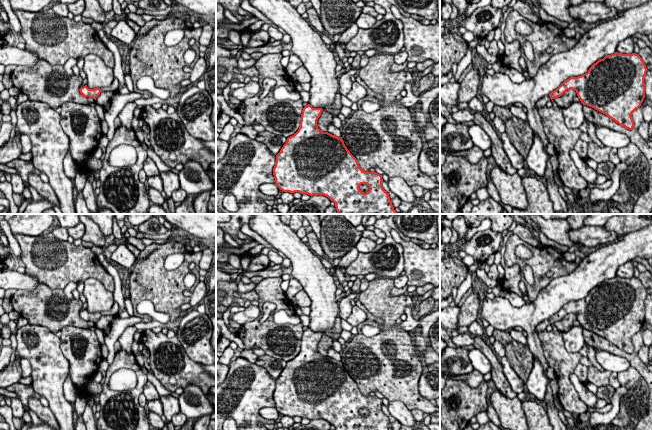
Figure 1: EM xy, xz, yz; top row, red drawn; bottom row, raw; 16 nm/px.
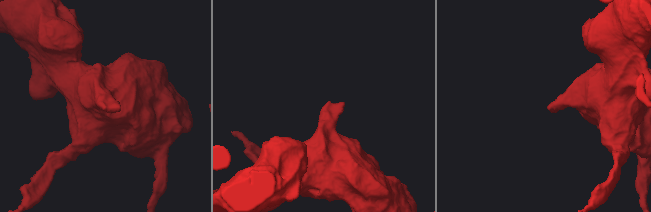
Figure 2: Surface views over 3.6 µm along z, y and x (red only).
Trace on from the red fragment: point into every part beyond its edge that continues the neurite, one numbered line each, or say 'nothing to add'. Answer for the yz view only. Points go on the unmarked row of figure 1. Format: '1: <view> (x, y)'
1: yz (540, 327)

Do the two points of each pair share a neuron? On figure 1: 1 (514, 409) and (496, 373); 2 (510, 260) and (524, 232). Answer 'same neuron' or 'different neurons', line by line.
1: different neurons
2: different neurons

